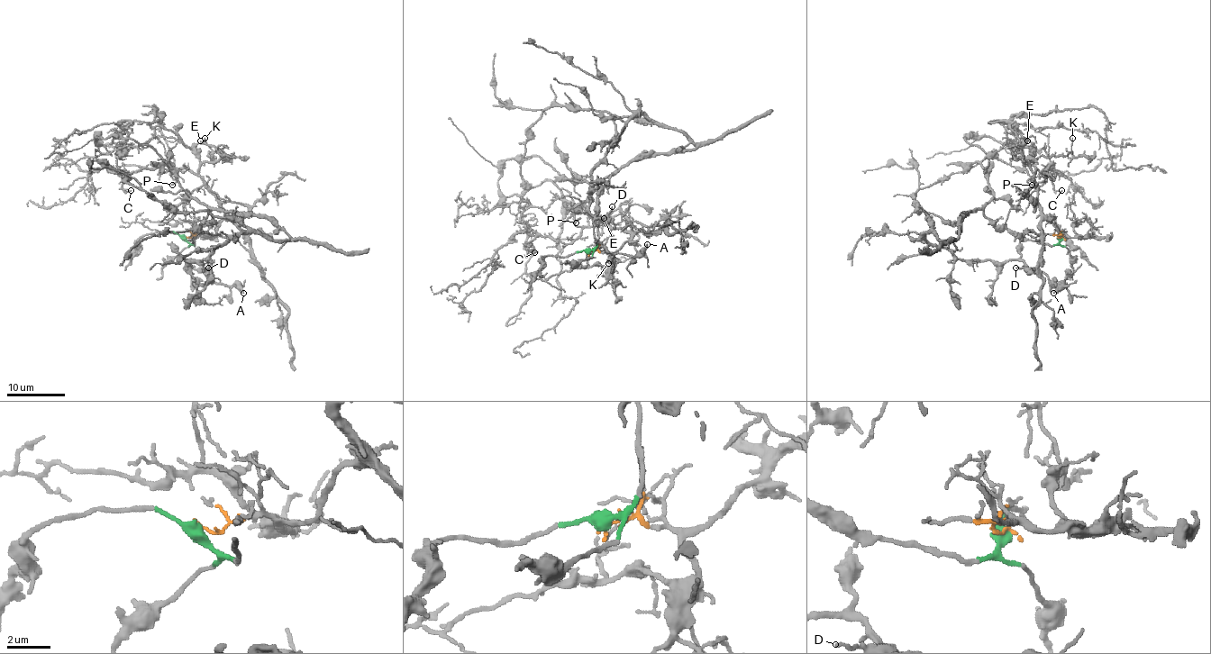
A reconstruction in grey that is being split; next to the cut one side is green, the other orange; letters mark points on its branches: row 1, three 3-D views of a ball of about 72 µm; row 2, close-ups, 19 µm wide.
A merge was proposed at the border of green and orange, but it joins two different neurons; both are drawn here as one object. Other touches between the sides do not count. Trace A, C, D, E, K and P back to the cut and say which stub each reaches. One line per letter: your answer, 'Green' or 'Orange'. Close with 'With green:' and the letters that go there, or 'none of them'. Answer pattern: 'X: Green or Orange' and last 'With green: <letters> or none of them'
A: Green
C: Orange
D: Green
E: Orange
K: Orange
P: Orange
With green: A, D

